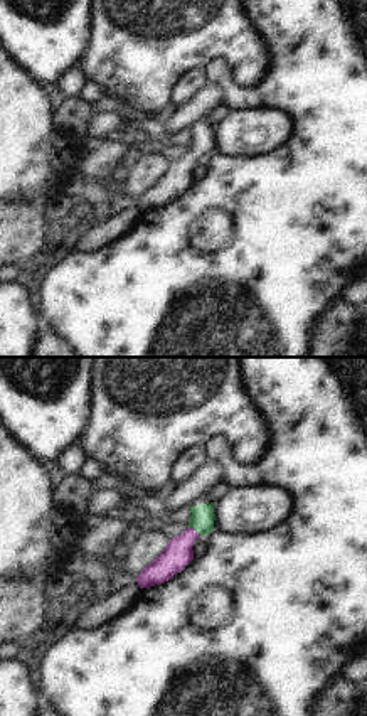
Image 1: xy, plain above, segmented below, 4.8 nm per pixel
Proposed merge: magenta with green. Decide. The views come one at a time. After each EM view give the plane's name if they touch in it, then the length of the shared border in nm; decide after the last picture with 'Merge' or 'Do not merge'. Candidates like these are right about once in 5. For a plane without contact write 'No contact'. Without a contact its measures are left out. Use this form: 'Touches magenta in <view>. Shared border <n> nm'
Touches magenta in xy. Shared border 70 nm

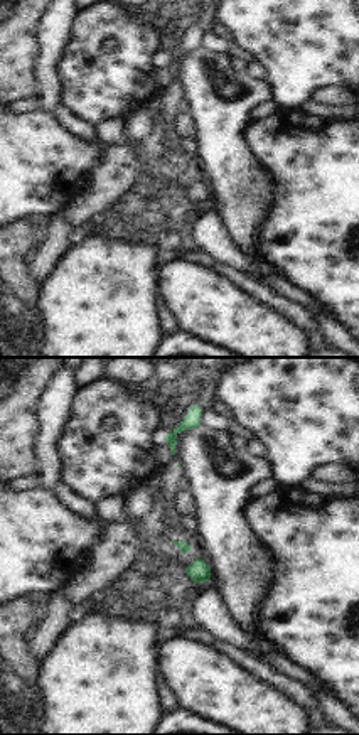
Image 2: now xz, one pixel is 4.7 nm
No contact

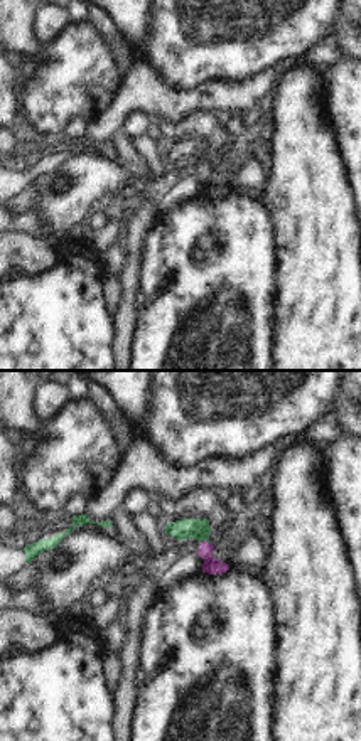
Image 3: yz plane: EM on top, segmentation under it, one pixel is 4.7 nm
Touches magenta in yz. Shared border 60 nm

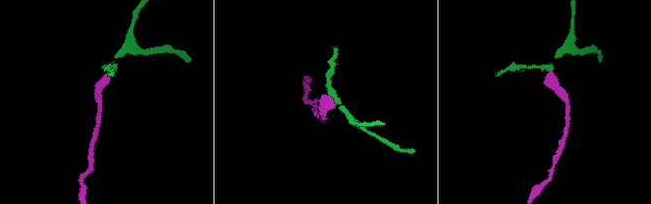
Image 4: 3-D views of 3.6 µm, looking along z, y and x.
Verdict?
Merge

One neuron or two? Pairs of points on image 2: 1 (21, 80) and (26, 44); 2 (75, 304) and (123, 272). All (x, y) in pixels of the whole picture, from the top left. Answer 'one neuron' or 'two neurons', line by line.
1: one neuron
2: one neuron

